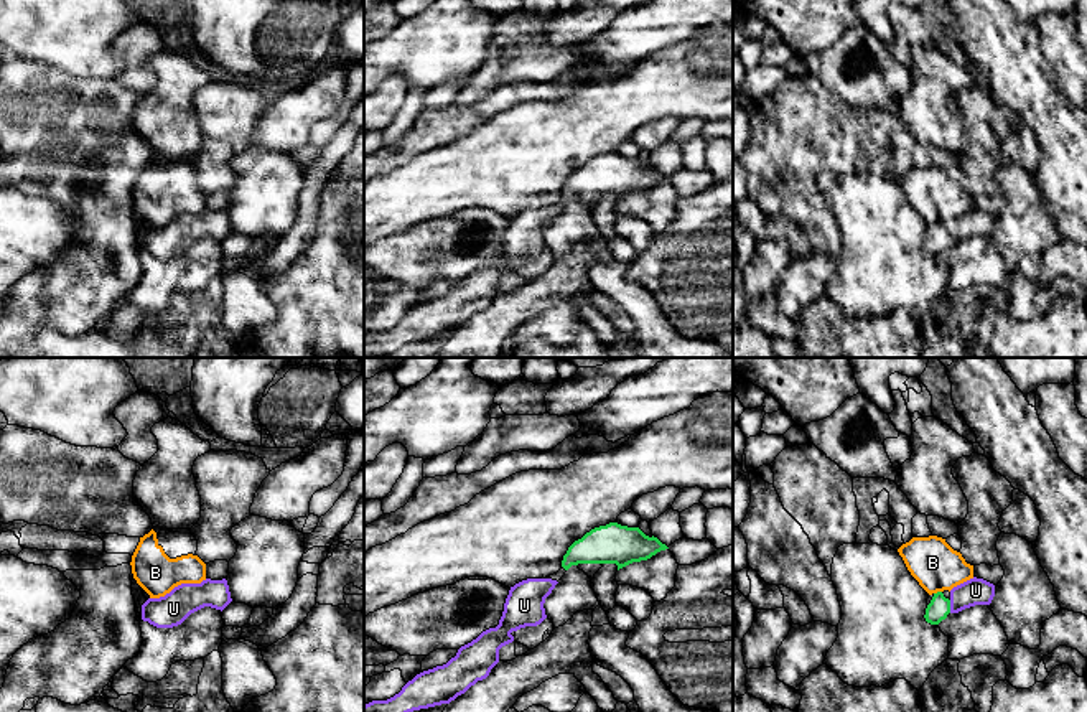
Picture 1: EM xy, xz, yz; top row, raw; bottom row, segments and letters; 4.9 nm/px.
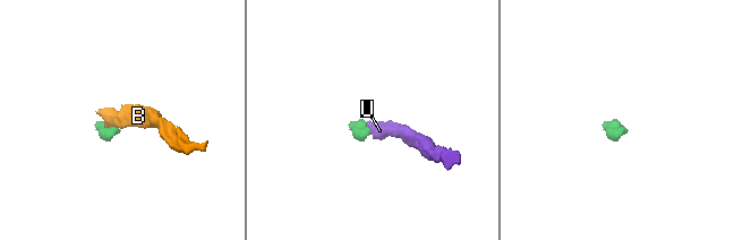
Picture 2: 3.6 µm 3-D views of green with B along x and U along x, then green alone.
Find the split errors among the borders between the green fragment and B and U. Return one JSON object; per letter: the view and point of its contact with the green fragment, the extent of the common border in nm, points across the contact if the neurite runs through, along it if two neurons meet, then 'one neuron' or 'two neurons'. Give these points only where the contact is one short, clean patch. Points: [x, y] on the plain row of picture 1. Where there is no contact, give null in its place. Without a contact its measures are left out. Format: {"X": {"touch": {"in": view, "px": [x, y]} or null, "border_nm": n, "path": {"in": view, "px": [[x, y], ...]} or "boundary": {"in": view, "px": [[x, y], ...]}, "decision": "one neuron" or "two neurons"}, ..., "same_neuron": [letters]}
{"B": {"touch": {"in": "yz", "px": [937, 223]}, "border_nm": 40, "boundary": {"in": "yz", "px": [[941, 221], [934, 224]]}, "decision": "two neurons"}, "U": {"touch": {"in": "yz", "px": [949, 238]}, "border_nm": 60, "path": {"in": "yz", "px": [[939, 238], [949, 238], [975, 221]]}, "decision": "one neuron"}, "same_neuron": ["U"]}

